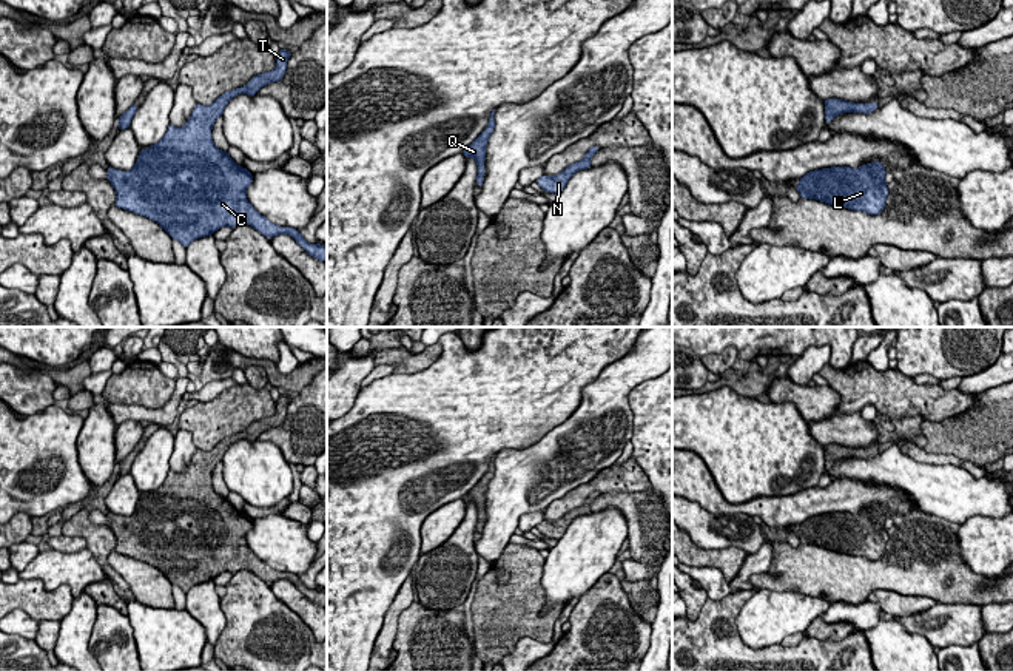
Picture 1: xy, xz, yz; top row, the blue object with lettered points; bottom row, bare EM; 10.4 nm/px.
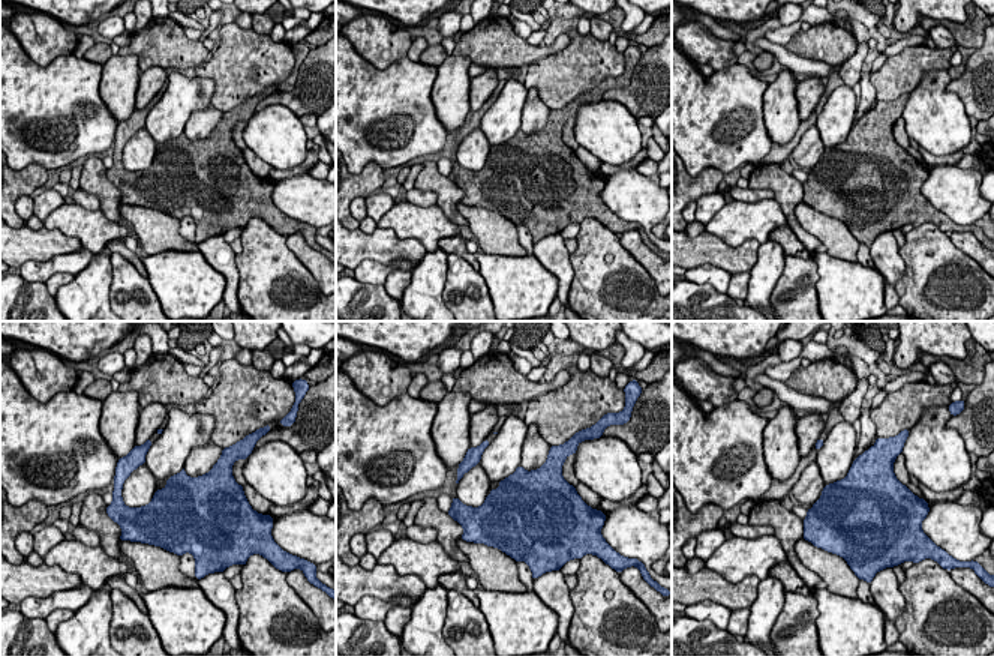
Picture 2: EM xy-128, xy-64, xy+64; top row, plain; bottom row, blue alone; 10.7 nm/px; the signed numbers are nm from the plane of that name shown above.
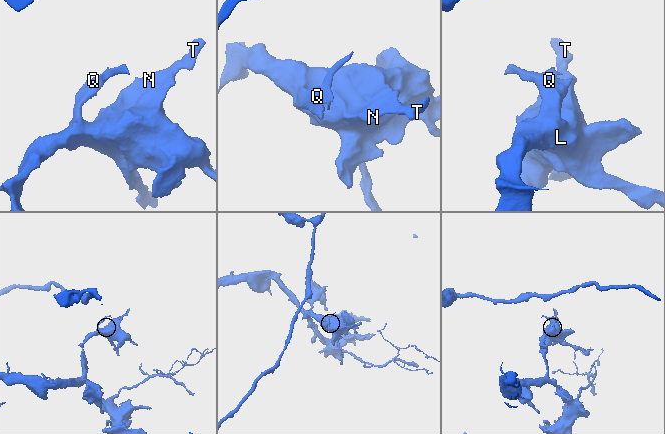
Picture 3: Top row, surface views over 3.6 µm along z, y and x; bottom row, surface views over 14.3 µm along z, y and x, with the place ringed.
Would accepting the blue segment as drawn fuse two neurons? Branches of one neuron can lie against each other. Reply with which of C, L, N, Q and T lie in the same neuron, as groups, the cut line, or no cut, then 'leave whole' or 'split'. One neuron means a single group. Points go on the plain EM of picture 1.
groups C L N Q T; cut none; leave whole

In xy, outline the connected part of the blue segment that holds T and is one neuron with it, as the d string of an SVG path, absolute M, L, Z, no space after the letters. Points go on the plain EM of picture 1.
M279 395L273 416L254 421L208 452L196 449L187 469L182 474L170 469L156 491L139 497L130 517L106 512L106 524L117 540L114 551L157 568L185 594L220 572L248 569L268 585L290 580L310 602L324 608L324 591L307 588L299 575L274 571L254 555L245 538L253 528L251 518L219 495L211 483L227 449L237 440L254 441L267 429L279 427L290 401L290 396Z

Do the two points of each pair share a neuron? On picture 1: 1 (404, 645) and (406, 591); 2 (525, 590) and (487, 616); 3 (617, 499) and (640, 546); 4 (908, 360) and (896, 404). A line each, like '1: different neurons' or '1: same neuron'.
1: different neurons
2: same neuron
3: same neuron
4: different neurons

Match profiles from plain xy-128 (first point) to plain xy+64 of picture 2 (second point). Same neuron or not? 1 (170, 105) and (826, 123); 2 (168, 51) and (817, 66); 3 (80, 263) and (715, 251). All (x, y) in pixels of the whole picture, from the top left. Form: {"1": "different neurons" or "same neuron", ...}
{"1": "same neuron", "2": "different neurons", "3": "different neurons"}

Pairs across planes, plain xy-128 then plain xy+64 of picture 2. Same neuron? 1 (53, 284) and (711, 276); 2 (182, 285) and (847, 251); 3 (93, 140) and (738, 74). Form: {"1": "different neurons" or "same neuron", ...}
{"1": "different neurons", "2": "different neurons", "3": "same neuron"}

